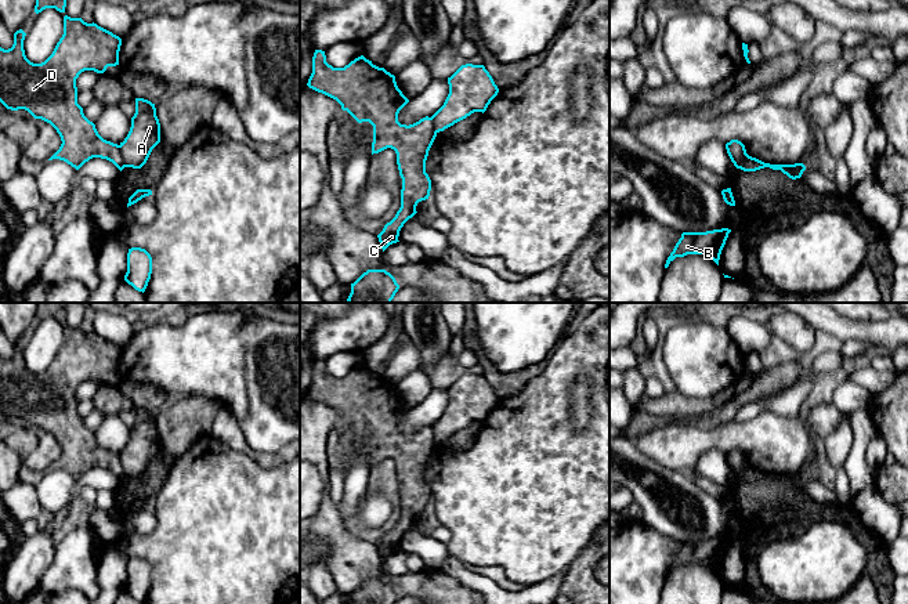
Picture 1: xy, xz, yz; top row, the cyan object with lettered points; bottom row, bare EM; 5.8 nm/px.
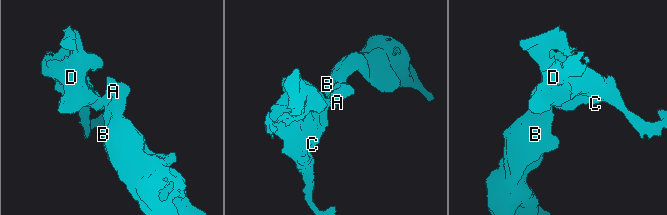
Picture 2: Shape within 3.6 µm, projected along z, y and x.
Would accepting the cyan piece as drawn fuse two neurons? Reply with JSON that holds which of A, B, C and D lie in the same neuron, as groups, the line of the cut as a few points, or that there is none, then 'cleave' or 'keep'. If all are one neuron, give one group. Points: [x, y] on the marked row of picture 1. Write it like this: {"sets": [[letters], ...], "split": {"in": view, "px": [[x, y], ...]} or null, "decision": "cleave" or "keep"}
{"sets": [["A", "B"], ["C", "D"]], "split": {"in": "xy", "px": [[118, 145], [126, 166]]}, "decision": "cleave"}

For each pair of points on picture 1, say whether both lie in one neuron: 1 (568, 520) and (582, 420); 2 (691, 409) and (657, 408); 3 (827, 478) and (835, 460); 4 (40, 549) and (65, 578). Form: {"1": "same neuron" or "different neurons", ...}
{"1": "different neurons", "2": "same neuron", "3": "different neurons", "4": "different neurons"}

